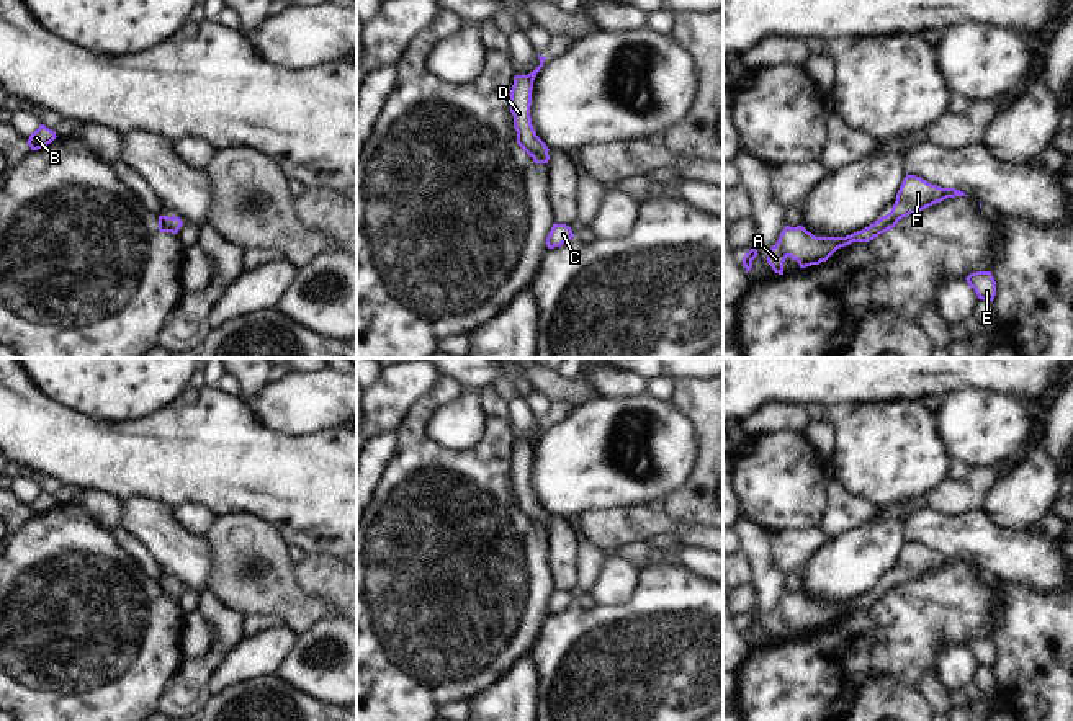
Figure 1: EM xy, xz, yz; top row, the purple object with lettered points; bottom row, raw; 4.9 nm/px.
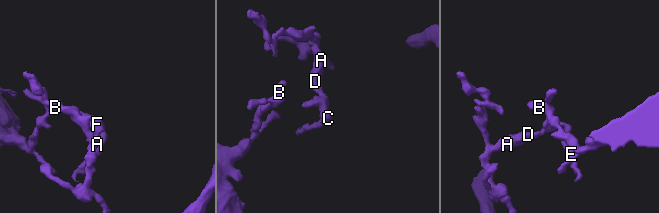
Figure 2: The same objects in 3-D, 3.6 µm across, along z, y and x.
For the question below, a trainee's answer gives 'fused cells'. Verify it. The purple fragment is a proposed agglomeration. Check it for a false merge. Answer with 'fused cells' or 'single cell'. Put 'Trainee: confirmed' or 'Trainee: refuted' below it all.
single cell
Trainee: refuted

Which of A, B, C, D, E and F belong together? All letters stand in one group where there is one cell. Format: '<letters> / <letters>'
A B C D E F

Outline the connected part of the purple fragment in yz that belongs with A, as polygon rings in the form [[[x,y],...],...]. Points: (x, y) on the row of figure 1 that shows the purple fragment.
[[[906,173],[896,193],[896,201],[887,216],[882,216],[869,227],[846,237],[816,237],[803,226],[785,226],[777,244],[772,245],[767,253],[767,263],[779,275],[783,275],[783,262],[787,257],[797,260],[800,268],[819,265],[821,262],[826,262],[837,249],[852,242],[870,242],[880,234],[893,229],[900,219],[955,196],[967,195],[955,188],[936,186],[921,177]]]

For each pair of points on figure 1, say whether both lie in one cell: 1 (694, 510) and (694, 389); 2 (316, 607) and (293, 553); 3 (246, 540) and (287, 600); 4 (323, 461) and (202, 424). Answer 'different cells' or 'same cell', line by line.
1: same cell
2: different cells
3: same cell
4: same cell

